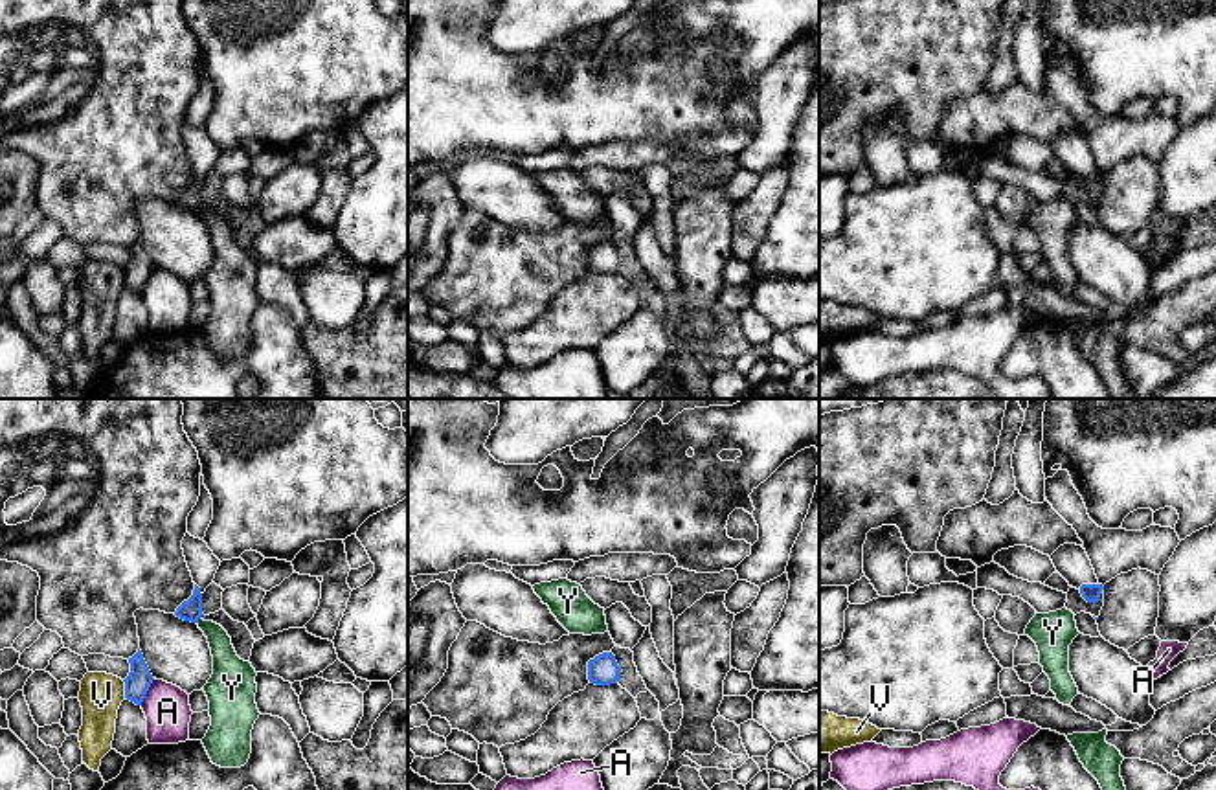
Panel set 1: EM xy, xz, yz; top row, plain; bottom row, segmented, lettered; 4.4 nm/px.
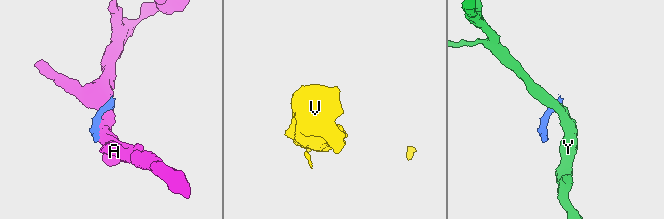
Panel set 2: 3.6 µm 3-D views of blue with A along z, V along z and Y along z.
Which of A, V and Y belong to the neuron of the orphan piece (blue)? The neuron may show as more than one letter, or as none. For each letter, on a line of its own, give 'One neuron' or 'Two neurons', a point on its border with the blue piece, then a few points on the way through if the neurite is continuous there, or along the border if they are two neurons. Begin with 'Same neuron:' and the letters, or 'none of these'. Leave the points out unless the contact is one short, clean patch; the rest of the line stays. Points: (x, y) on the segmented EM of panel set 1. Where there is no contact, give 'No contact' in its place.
Same neuron: none of these
A: Two neurons. Touches blue at xy (147, 689)
V: Two neurons. Touches blue at xy (125, 689)
Y: Two neurons. Touches blue at xy (197, 620). Boundary: xy (201, 616), (195, 621)

